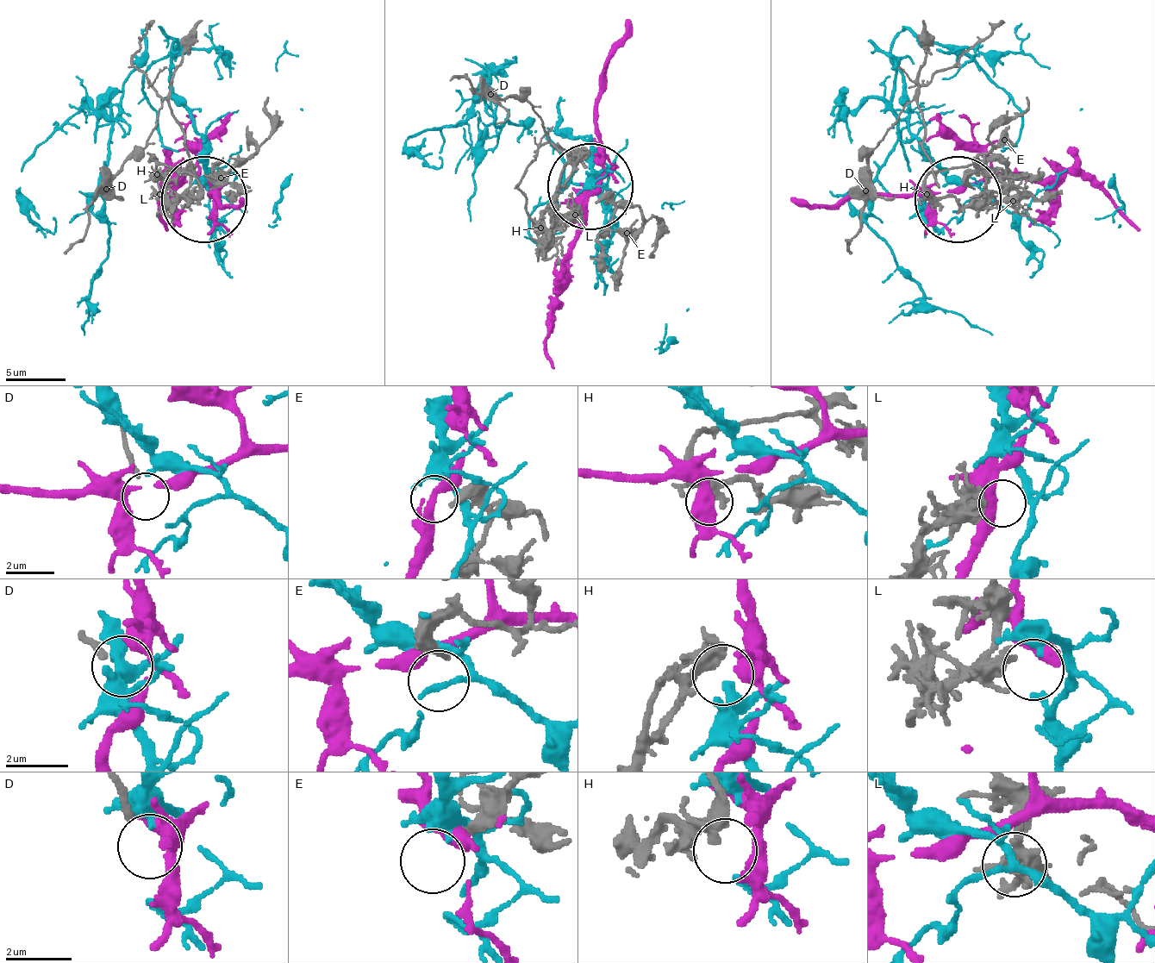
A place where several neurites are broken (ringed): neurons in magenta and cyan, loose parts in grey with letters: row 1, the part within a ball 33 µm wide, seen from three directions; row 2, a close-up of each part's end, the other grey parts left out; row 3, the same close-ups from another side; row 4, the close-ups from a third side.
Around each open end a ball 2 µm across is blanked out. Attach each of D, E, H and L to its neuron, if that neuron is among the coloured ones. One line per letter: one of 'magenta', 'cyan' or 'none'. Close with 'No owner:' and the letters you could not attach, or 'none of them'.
D: none
E: none
H: none
L: cyan
No owner: D, E, H

